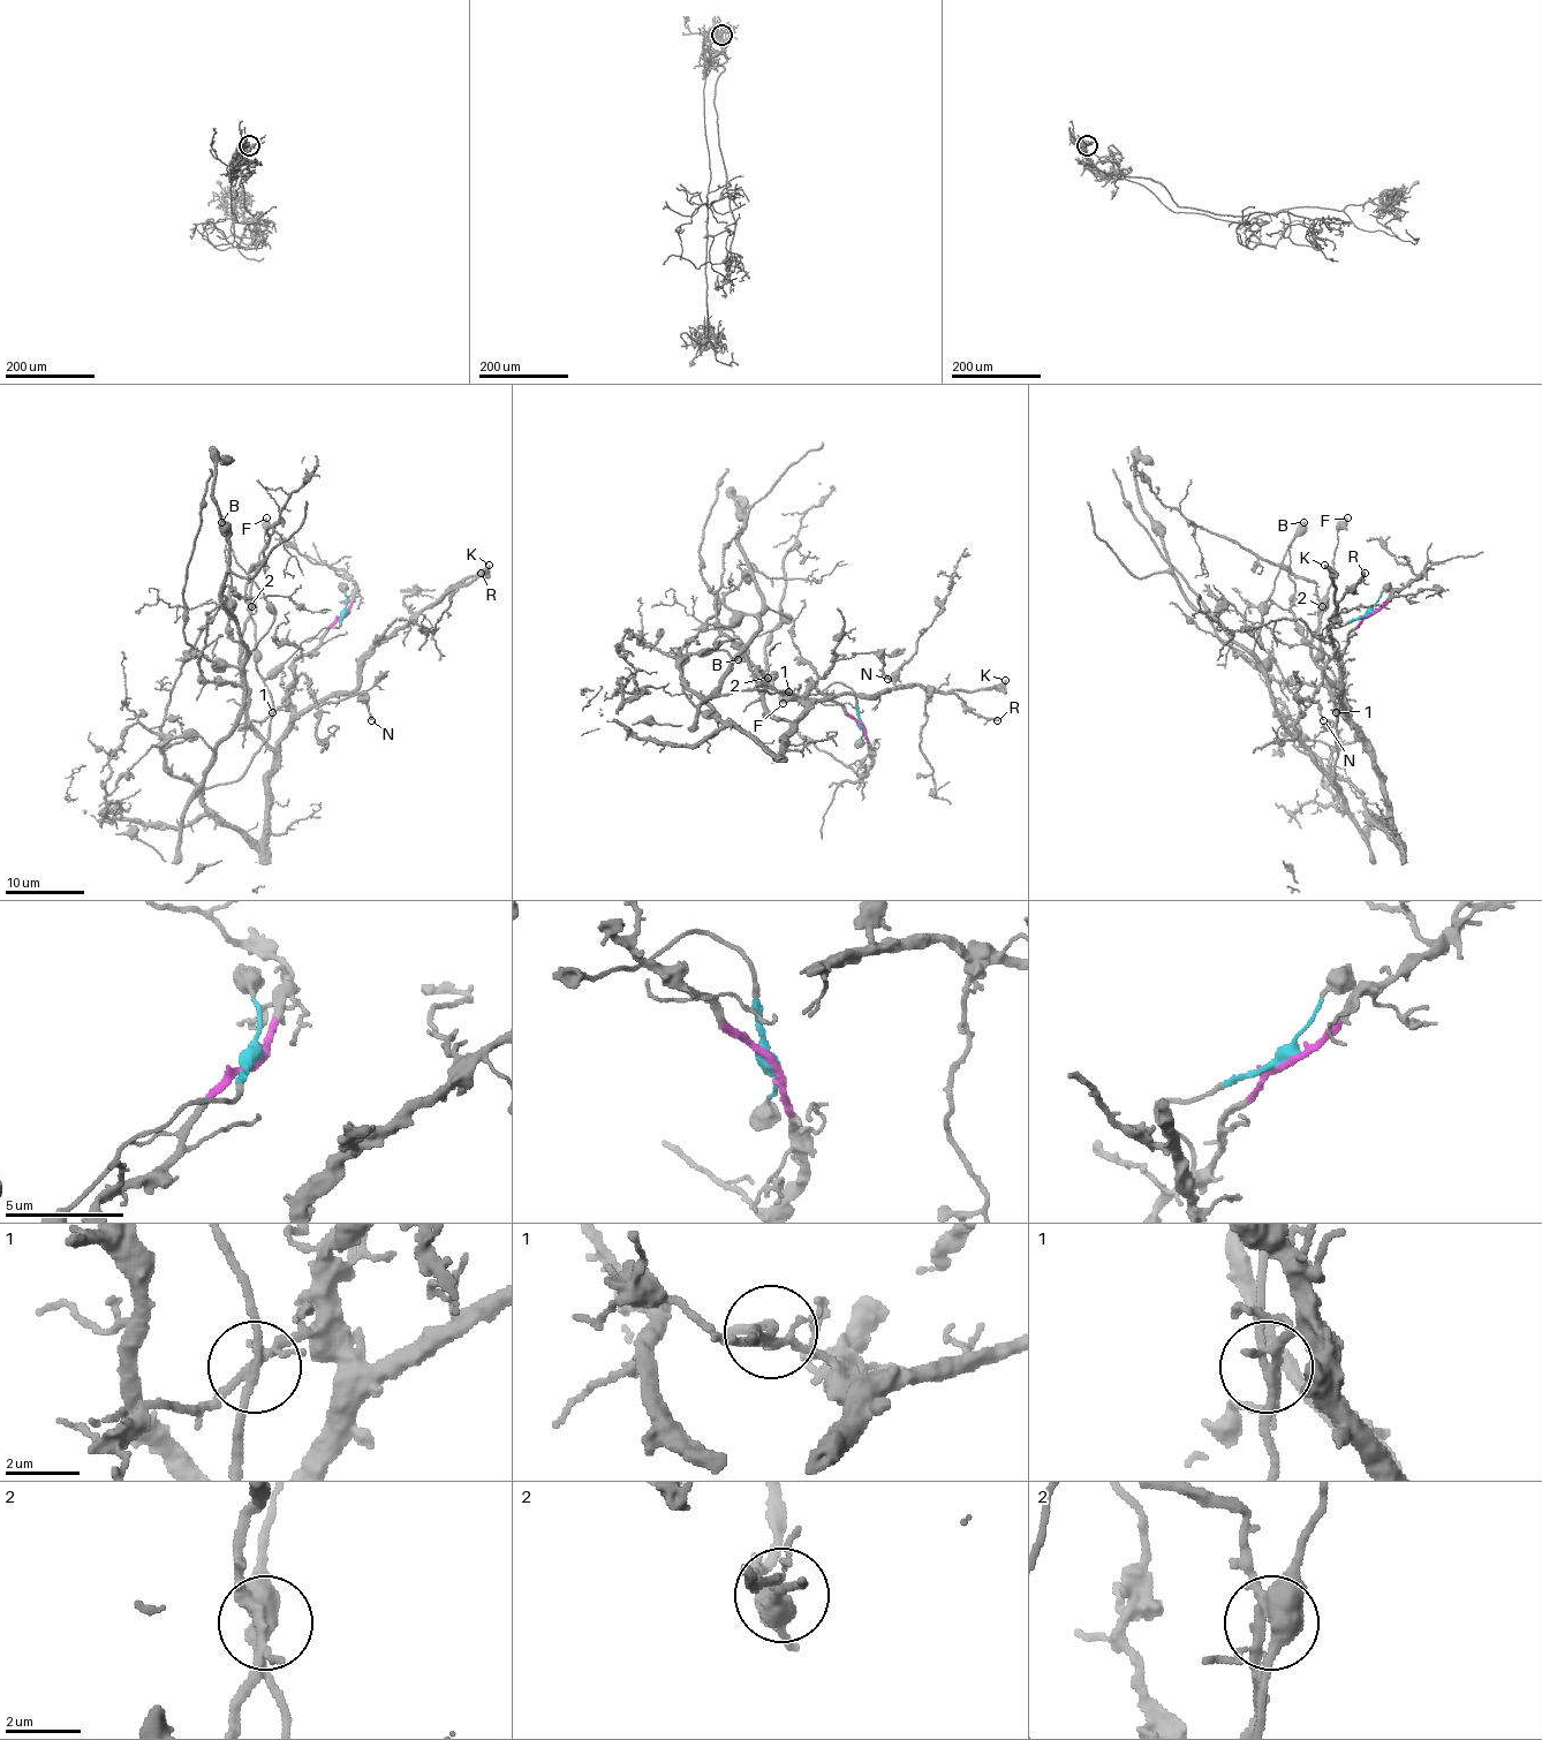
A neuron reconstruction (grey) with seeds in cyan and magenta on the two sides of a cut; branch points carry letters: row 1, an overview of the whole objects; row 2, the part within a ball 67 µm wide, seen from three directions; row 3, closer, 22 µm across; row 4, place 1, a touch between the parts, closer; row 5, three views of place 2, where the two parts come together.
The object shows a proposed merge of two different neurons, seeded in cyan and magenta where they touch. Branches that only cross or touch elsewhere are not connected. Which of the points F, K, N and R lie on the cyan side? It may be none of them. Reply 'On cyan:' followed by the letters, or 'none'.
On cyan: F

